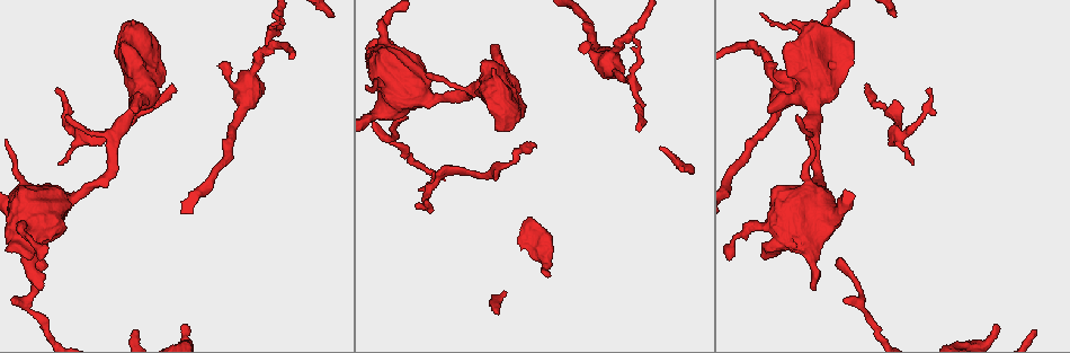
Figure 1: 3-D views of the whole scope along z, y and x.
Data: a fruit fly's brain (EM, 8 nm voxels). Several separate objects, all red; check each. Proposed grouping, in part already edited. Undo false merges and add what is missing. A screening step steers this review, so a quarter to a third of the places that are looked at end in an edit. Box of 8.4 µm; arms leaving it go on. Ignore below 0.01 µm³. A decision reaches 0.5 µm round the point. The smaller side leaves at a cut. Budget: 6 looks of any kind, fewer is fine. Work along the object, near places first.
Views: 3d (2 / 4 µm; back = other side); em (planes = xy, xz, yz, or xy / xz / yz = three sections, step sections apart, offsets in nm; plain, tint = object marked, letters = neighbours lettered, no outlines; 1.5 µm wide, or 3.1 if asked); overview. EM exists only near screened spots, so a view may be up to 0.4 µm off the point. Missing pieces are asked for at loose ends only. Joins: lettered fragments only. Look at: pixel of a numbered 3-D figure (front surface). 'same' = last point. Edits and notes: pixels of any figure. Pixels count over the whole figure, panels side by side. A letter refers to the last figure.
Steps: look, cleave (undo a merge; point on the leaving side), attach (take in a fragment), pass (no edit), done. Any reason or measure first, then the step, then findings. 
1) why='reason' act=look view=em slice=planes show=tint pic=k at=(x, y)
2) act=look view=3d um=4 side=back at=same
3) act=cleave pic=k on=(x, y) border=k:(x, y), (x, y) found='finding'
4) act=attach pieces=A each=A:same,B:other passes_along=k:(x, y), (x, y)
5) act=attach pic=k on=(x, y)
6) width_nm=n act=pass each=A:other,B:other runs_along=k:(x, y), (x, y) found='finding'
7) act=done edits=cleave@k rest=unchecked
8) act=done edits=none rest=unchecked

why='thin end' act=look view=3d um=2 pic=1 at=(58, 162)

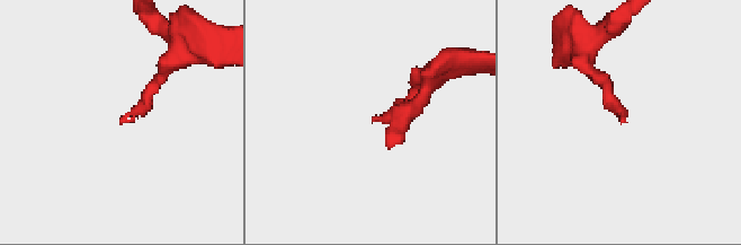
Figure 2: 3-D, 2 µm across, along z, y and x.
act=look view=em slice=xz step=4 show=tint pic=2 at=(373, 120)

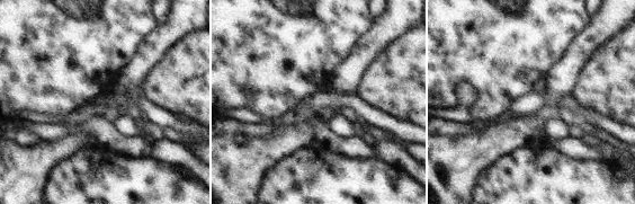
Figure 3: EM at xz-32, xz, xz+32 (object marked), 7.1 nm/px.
why='cut it another way' act=look view=em slice=xy step=8 show=letters at=same

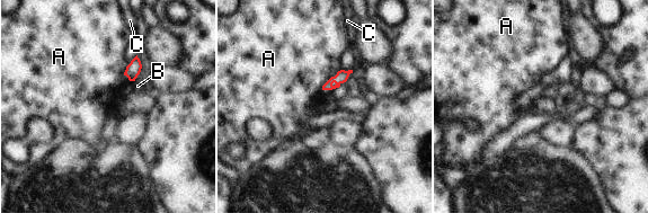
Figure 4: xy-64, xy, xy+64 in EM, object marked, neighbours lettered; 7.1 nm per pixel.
act=pass each=A:other,B:other,C:other border=4:(127, 65), (123, 74) found='none of them fits'

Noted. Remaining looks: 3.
why='free end' act=look view=3d um=2 pic=1 at=(867, 85)

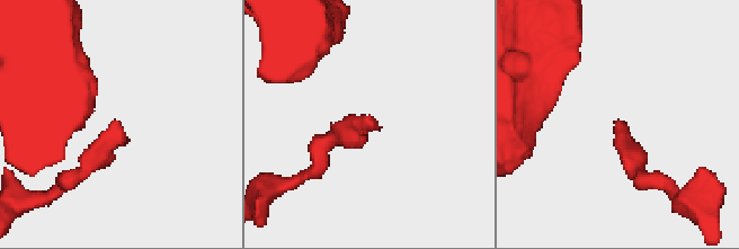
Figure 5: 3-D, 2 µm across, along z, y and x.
why='now the EM' act=look view=em slice=planes show=plain pic=5 at=(368, 118)

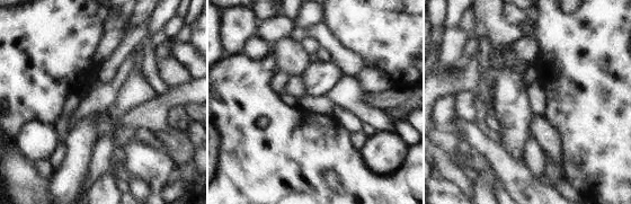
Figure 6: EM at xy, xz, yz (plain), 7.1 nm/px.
act=look view=em slice=planes show=letters at=same

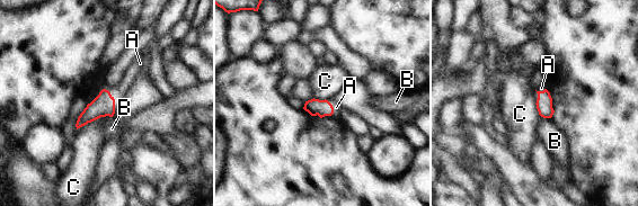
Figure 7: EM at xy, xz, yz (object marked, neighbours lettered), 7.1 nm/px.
width_nm=110 act=attach pic=7 on=(336, 107) each=A:same,B:other,C:other found='it goes on there'

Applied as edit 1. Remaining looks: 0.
act=done edits=attach@7 rest=unchecked

